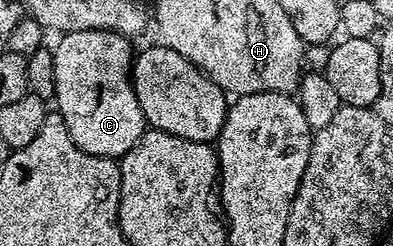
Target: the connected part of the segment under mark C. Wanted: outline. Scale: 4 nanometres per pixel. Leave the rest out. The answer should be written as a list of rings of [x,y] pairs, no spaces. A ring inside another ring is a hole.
[[[106,30],[66,32],[54,44],[55,107],[70,130],[70,138],[82,150],[95,156],[125,156],[146,130],[142,106],[138,106],[130,69],[133,41]]]

